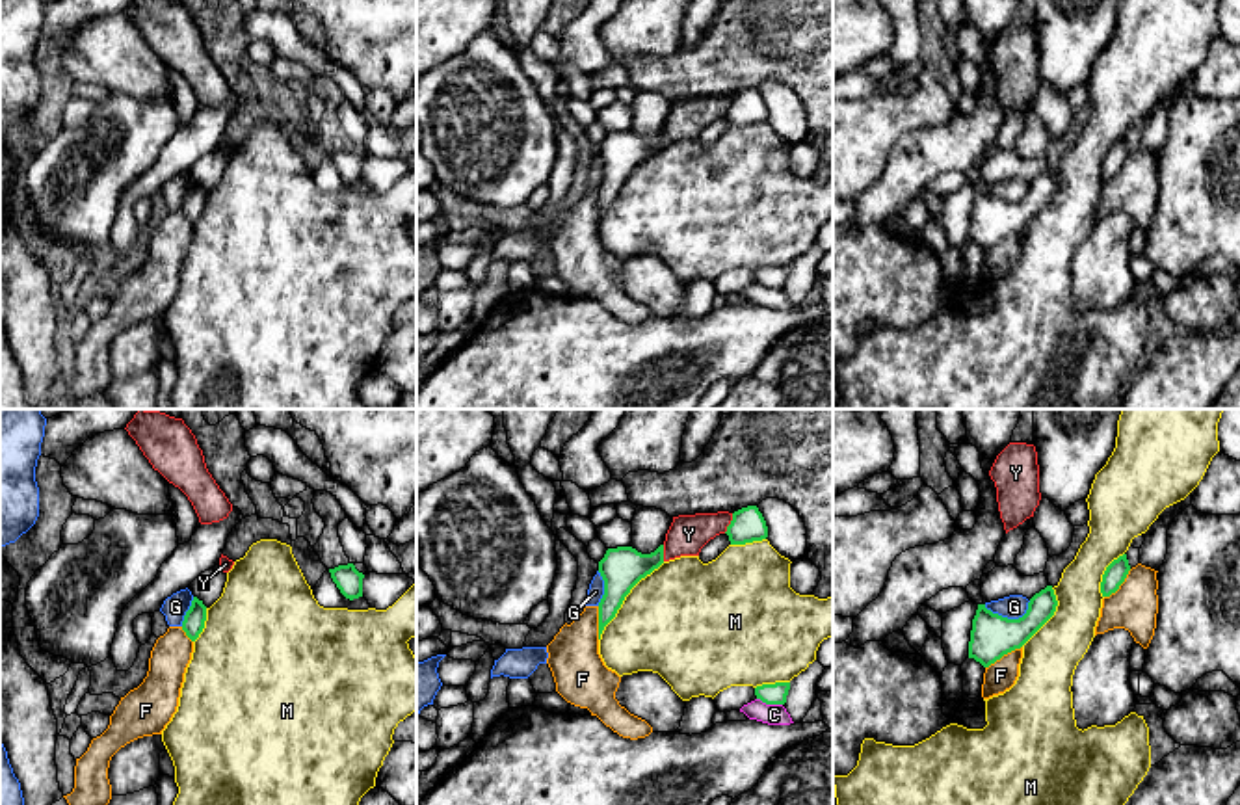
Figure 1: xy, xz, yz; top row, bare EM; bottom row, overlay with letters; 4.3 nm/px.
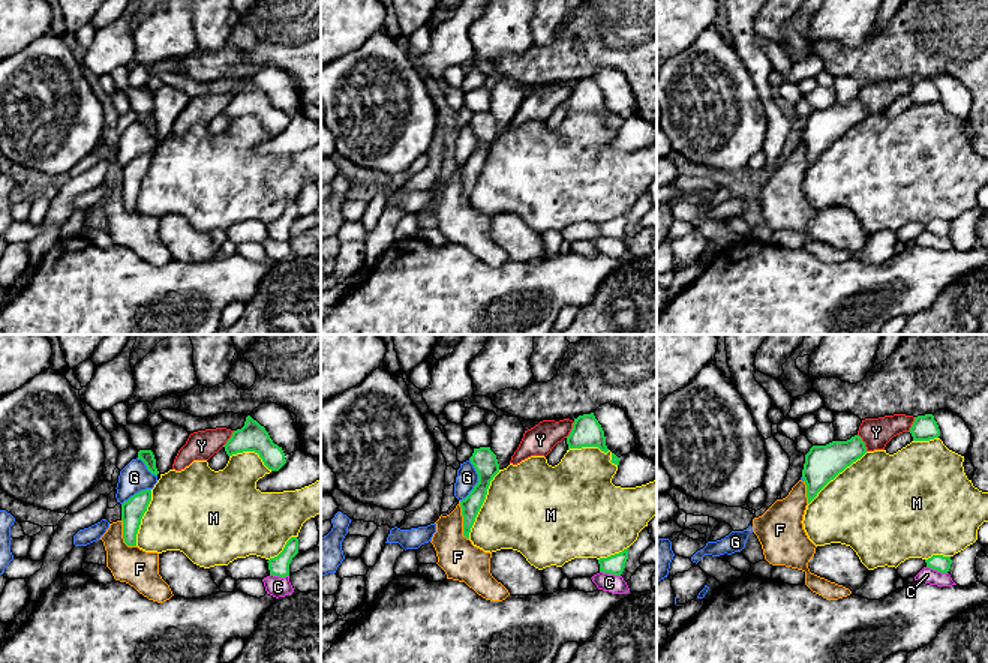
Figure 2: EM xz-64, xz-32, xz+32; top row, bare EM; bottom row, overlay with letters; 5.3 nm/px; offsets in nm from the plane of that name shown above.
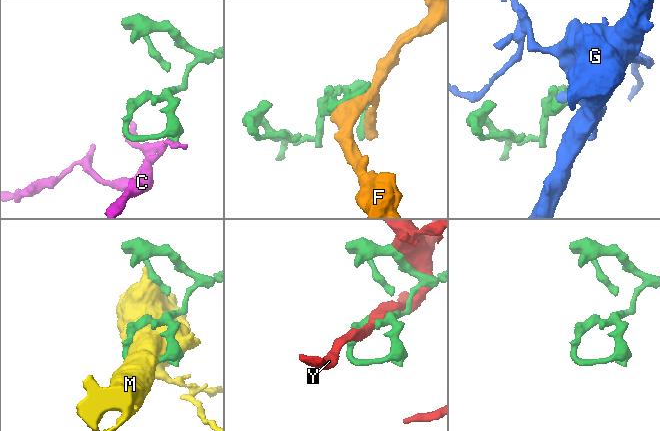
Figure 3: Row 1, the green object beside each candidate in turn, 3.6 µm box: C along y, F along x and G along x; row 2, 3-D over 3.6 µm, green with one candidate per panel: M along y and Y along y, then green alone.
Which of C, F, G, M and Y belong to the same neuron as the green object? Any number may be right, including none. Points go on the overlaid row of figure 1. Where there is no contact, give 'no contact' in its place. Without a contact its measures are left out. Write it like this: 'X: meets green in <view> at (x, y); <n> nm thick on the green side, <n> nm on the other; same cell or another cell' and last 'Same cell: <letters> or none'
C: meets green in xz at (770, 703); 100 nm thick on the green side, 100 nm on the other; another cell
F: meets green in yz at (1002, 655); 190 nm thick on the green side, 130 nm on the other; another cell
G: meets green in yz at (1010, 620); 190 nm thick on the green side, 110 nm on the other; another cell
M: meets green in xz at (623, 599); 180 nm thick on the green side, 480 nm on the other; another cell
Y: meets green in xz at (731, 523); 150 nm thick on the green side, 170 nm on the other; another cell
Same cell: none

